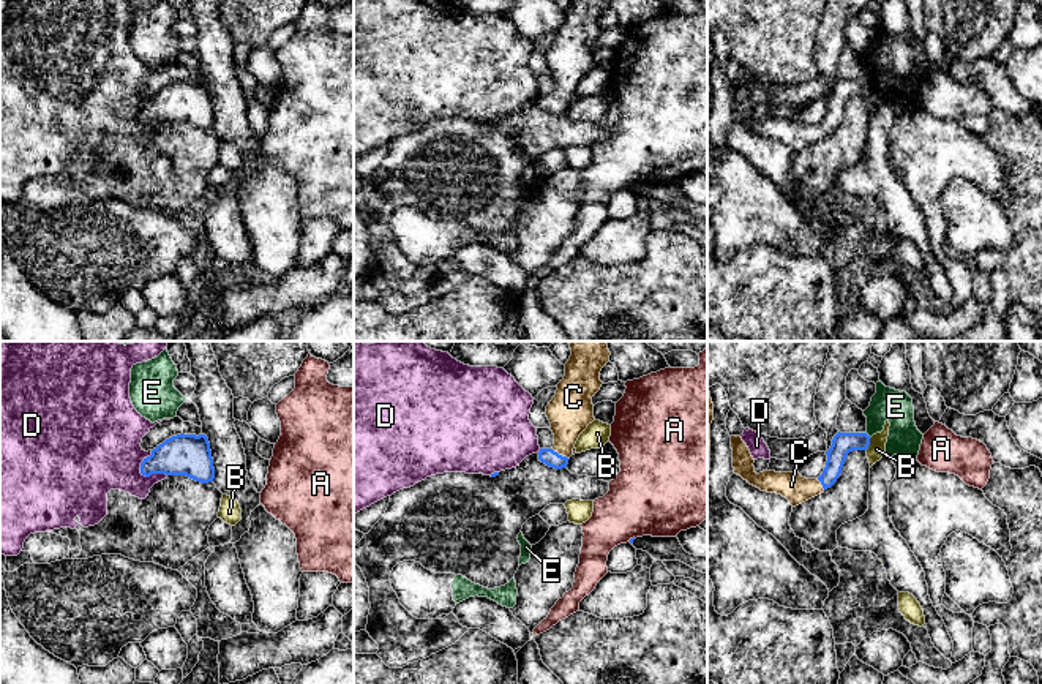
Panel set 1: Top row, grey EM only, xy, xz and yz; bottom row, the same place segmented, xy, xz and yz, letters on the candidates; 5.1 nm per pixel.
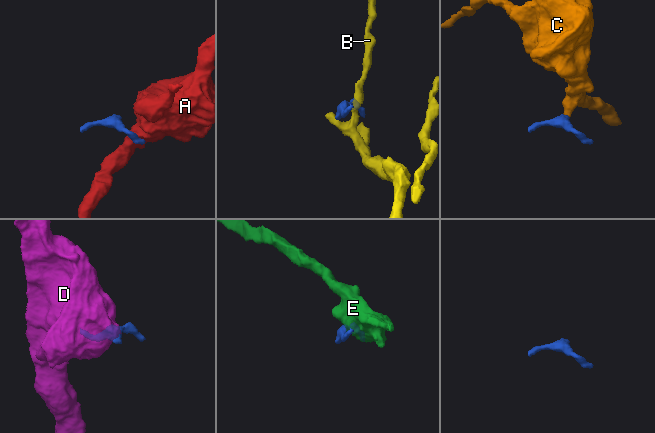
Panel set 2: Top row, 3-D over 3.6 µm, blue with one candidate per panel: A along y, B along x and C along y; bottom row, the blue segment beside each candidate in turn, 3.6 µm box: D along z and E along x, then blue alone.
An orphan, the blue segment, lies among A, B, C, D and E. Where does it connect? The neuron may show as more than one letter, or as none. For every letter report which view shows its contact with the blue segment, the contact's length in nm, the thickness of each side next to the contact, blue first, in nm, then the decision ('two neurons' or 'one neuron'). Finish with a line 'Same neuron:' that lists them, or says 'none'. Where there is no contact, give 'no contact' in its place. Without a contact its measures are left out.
A: xz | 40 nm | 20/420 nm | two neurons
B: yz | 70 nm | 110/90 nm | two neurons
C: xz | 110 nm | 90/220 nm | one neuron
D: xy | 160 nm | 200/420 nm | two neurons
E: yz | 40 nm | 110/160 nm | two neurons
Same neuron: C

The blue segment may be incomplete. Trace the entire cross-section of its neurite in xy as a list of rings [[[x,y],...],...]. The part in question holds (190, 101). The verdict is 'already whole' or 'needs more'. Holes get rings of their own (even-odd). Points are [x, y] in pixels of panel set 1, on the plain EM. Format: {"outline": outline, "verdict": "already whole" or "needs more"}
{"outline": [[[177,81],[166,85],[141,109],[141,120],[186,122],[208,130],[215,125],[210,88],[205,81]]], "verdict": "already whole"}

